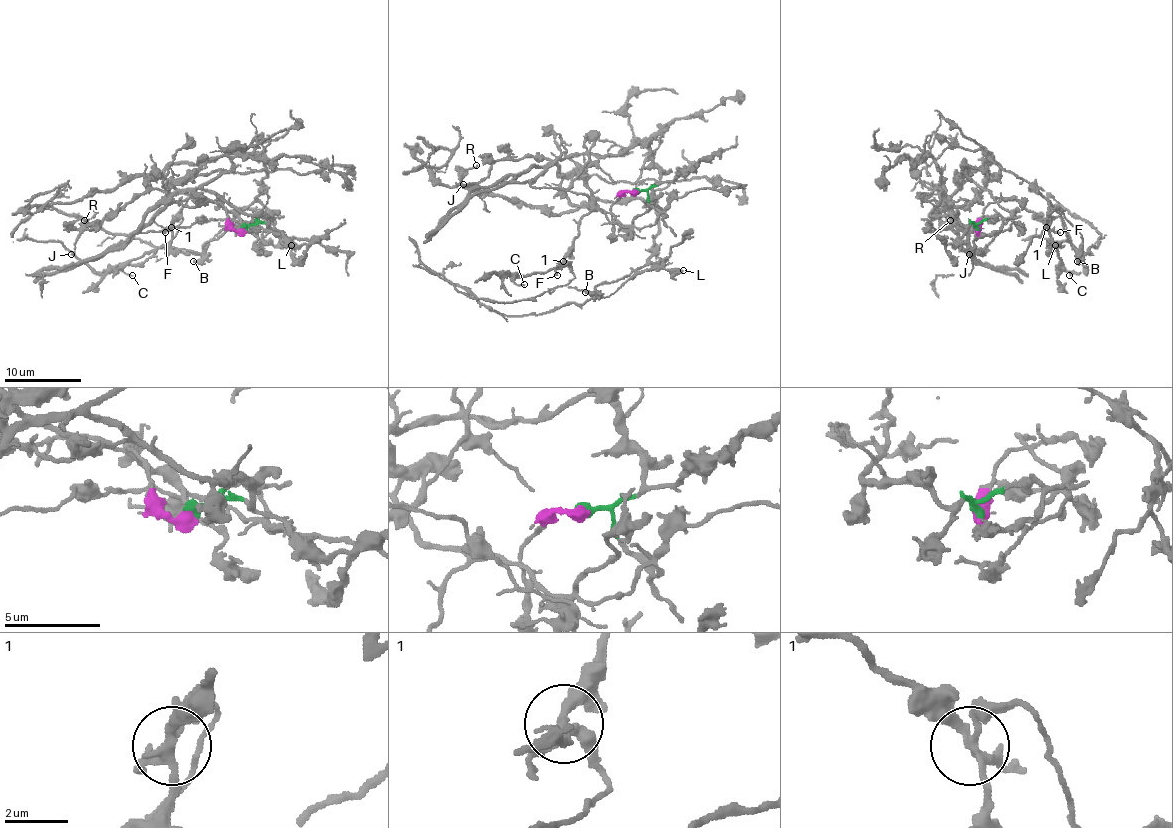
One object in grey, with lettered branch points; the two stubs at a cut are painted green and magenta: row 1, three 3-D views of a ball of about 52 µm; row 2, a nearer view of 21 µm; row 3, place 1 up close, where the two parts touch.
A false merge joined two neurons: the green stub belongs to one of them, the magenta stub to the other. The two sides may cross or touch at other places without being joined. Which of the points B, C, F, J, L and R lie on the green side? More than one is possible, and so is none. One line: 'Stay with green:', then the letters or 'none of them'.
Stay with green: J, R

